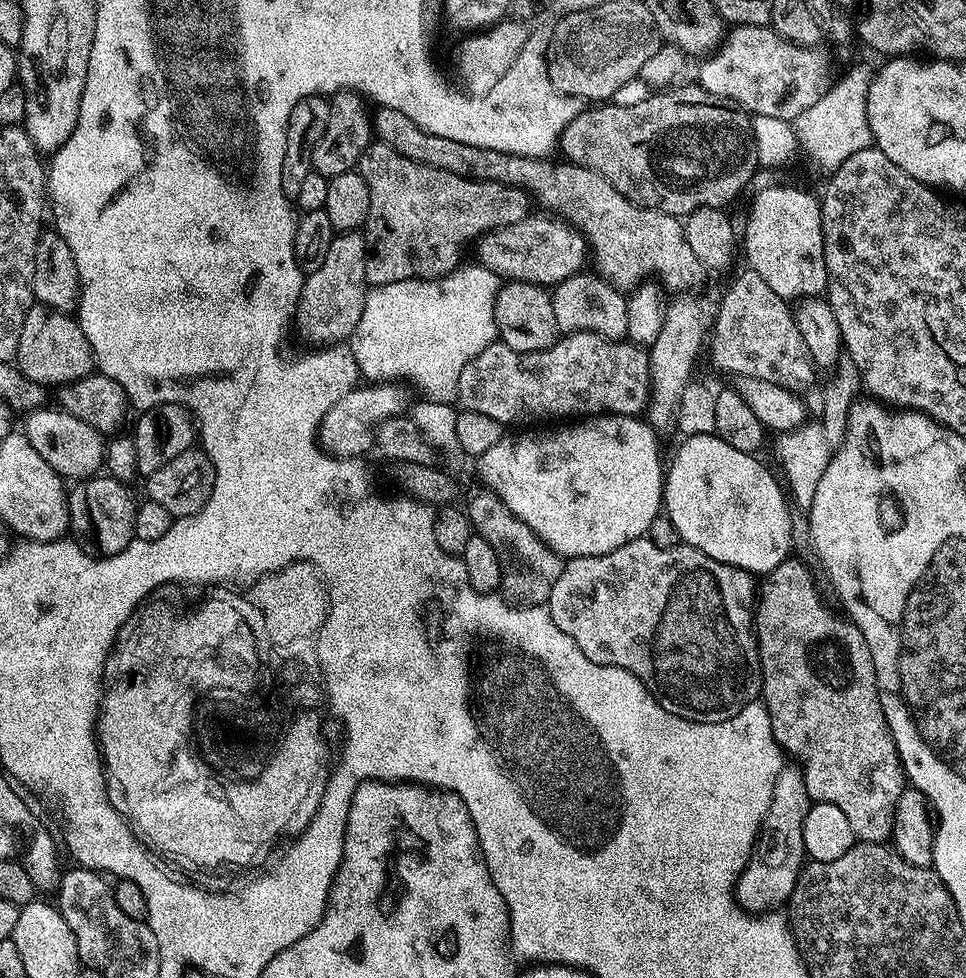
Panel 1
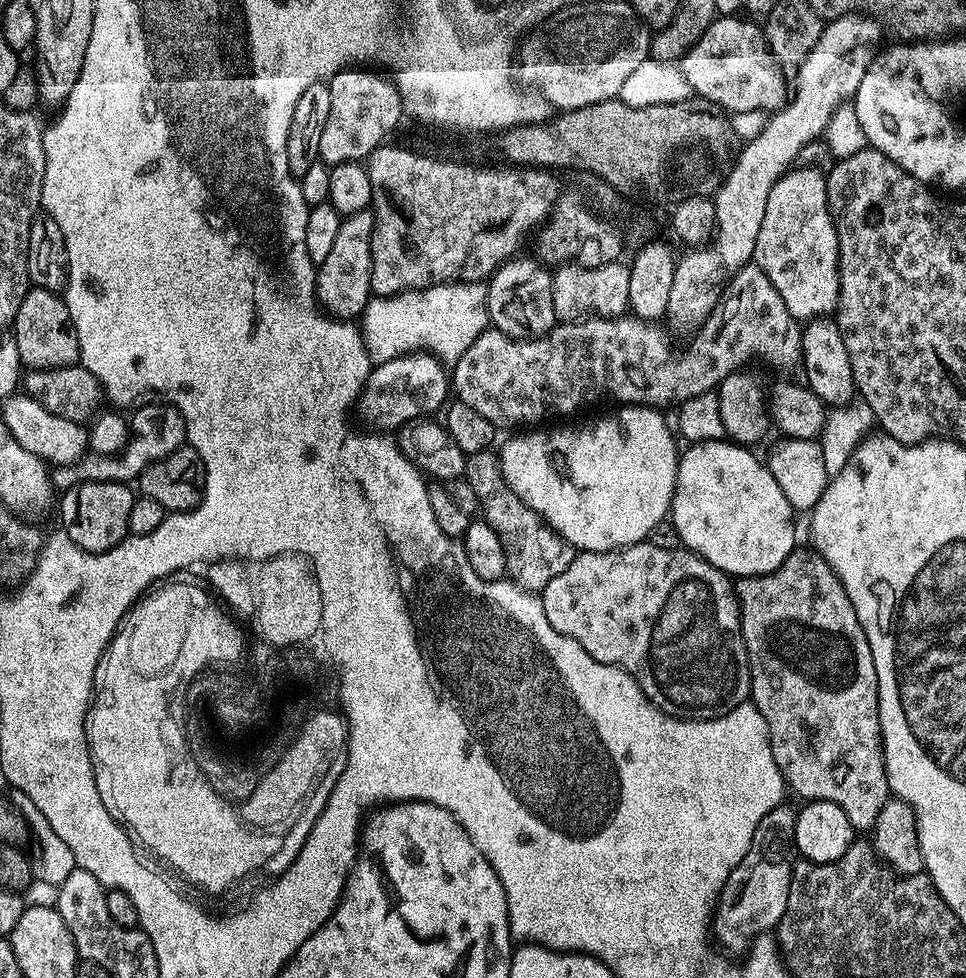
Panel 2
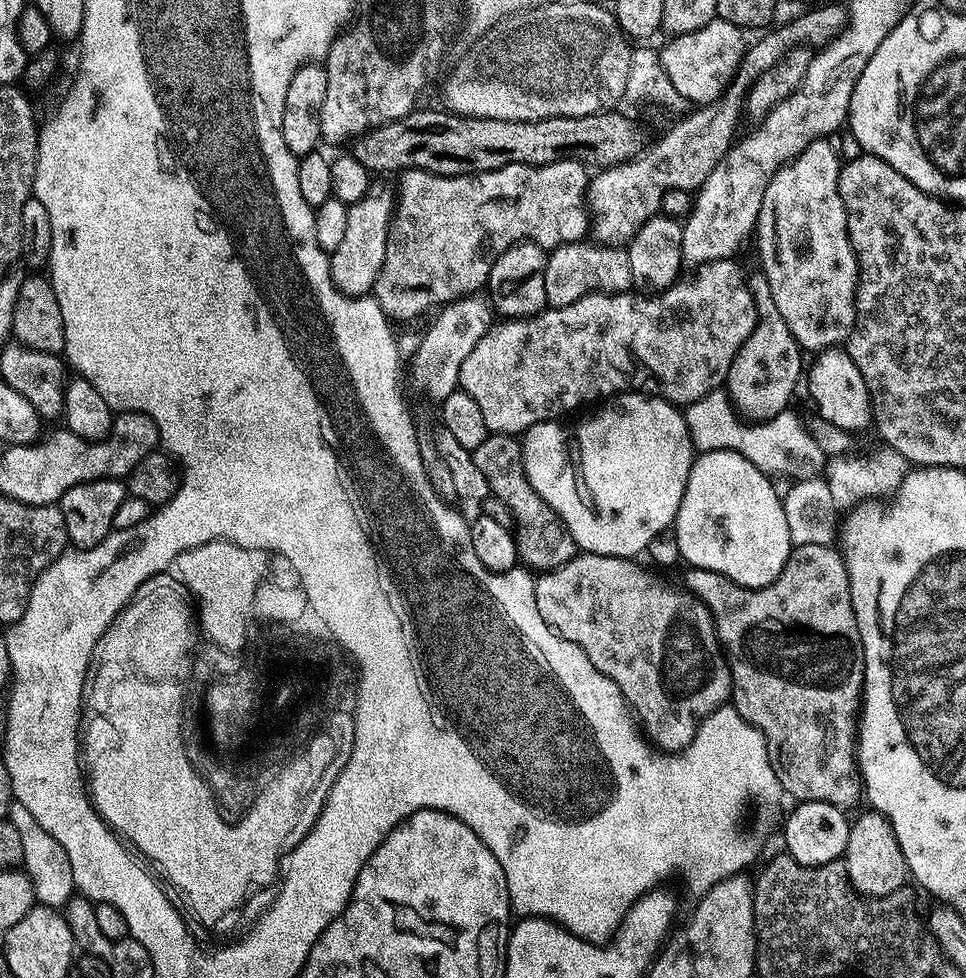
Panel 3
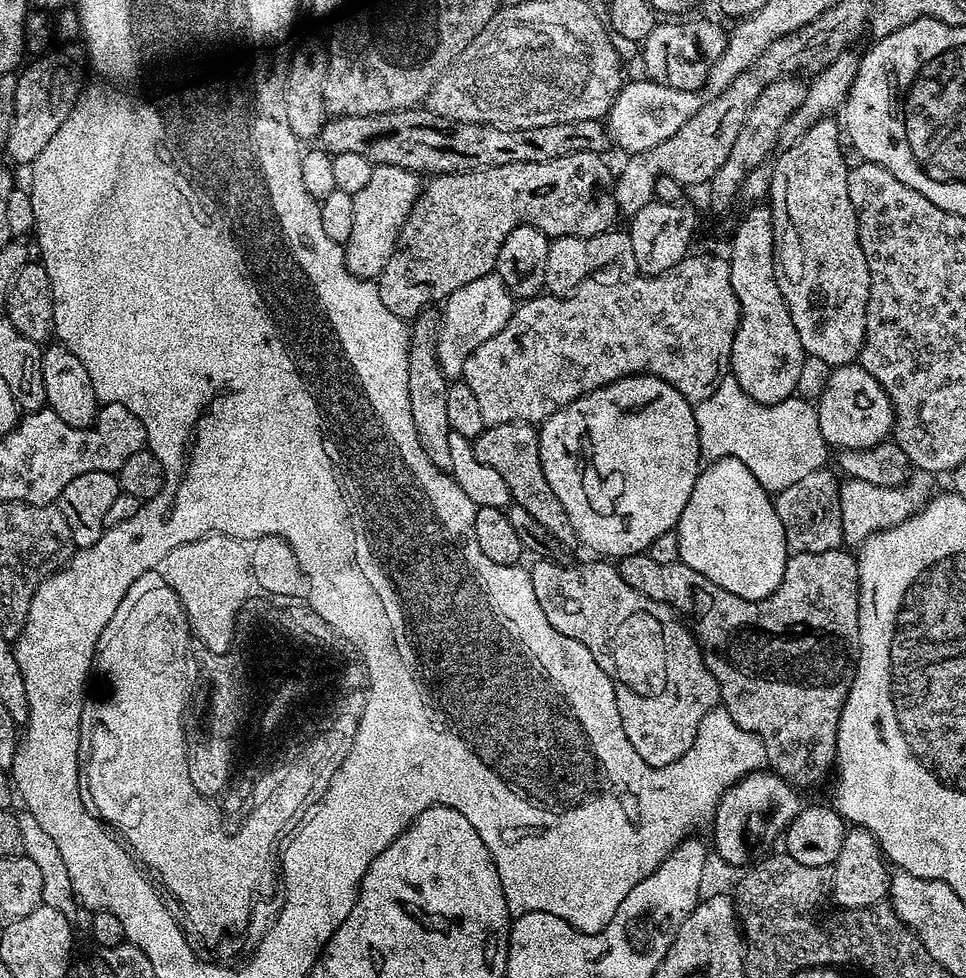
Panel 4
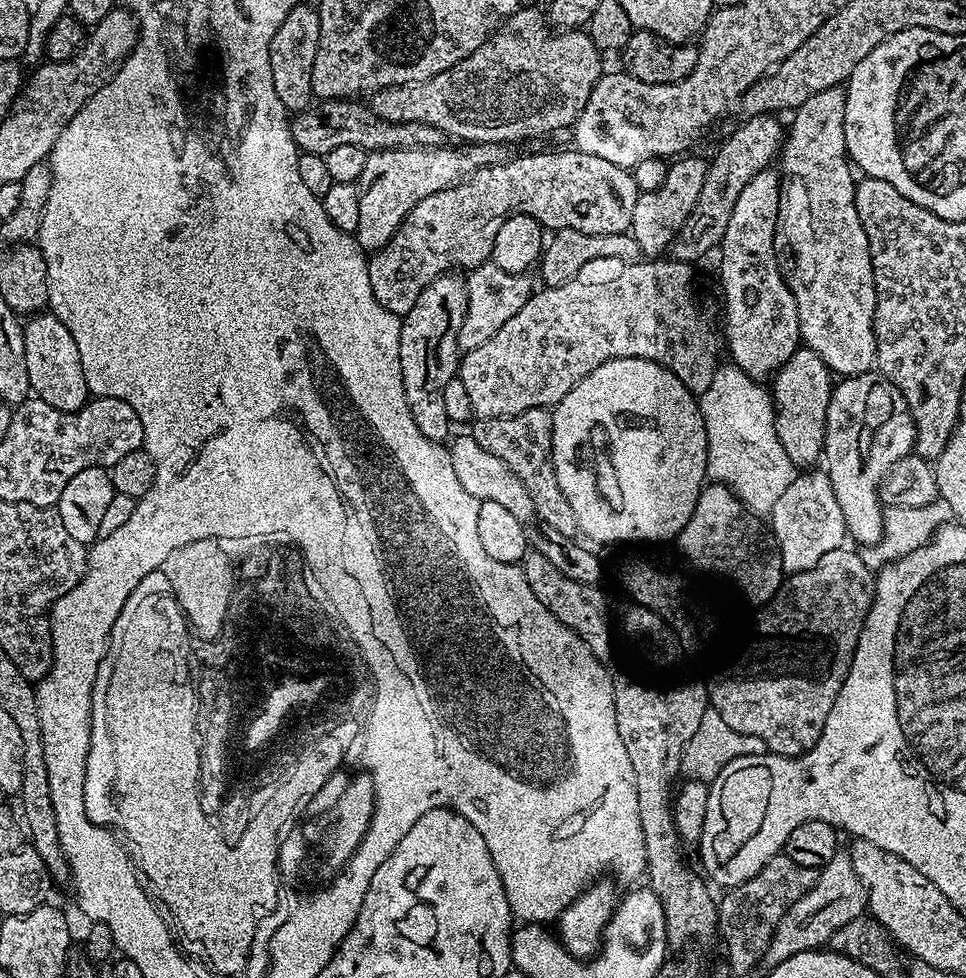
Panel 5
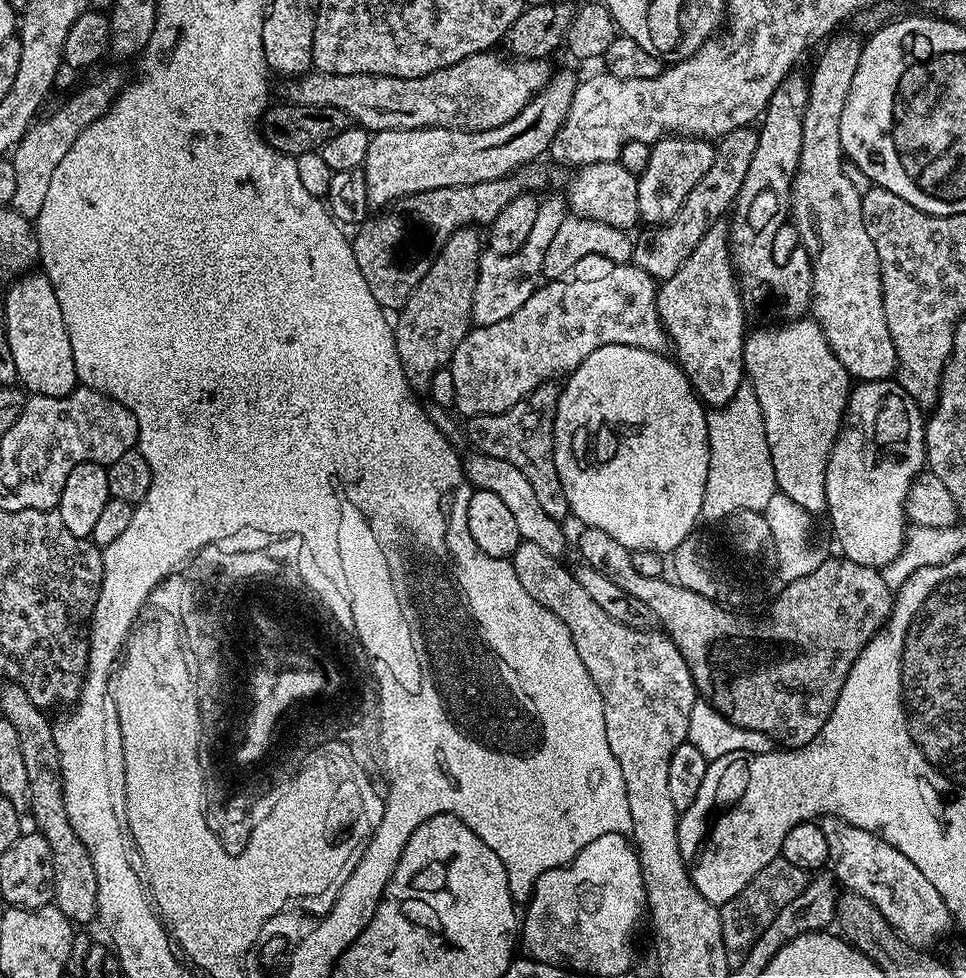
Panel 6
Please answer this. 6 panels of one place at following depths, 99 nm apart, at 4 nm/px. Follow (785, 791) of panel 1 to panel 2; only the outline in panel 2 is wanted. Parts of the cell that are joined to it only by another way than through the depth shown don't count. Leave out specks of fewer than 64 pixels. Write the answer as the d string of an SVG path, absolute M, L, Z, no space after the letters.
M788 807L770 810L770 814L758 822L750 850L746 850L742 862L734 866L730 878L726 878L726 886L722 886L720 897L716 900L710 928L715 943L717 940L728 952L747 953L753 947L751 944L763 932L771 933L775 929L786 910L796 847L794 826L797 814L795 807Z

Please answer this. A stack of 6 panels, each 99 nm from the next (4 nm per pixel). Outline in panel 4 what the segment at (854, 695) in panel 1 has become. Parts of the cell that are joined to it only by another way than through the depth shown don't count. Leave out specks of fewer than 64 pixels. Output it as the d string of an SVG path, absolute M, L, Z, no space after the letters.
M840 548L826 550L822 553L802 553L792 552L785 564L785 574L782 576L782 582L772 594L761 600L743 600L737 594L732 594L722 586L715 585L710 578L704 577L690 566L677 562L675 564L663 564L654 562L645 553L639 552L633 556L623 557L619 561L618 567L620 576L630 582L636 590L654 598L658 602L668 604L676 609L681 617L690 625L692 634L700 643L700 649L704 651L704 661L714 674L714 682L718 682L720 691L720 704L742 726L742 730L752 732L762 743L768 755L767 767L775 772L777 776L783 777L789 784L797 789L805 790L811 784L816 784L819 780L829 779L836 763L836 739L838 738L838 722L842 714L842 706L848 697L848 691L852 685L852 680L856 676L856 659L860 657L860 635L858 634L858 598L860 597L860 575L856 565L857 557L852 556L848 550Z

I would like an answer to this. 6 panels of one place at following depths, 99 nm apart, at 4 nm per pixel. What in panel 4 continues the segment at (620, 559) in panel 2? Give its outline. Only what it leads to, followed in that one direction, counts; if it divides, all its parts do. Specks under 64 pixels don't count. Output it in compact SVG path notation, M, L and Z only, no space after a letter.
M552 558L537 559L535 561L537 564L531 565L530 571L534 582L534 595L538 597L538 606L542 606L542 614L546 614L550 626L554 626L554 630L558 630L558 634L566 634L566 638L574 638L574 642L582 642L582 646L586 646L586 650L590 650L590 654L594 654L594 662L615 684L618 714L622 718L622 730L626 730L626 738L630 742L630 746L634 746L634 750L638 750L638 758L642 758L642 762L655 768L675 764L683 760L684 755L690 750L690 746L698 734L698 726L702 722L702 718L711 708L720 704L718 682L714 682L714 674L710 674L710 670L706 666L704 651L700 649L700 643L693 636L691 627L685 623L676 609L668 604L658 602L654 598L642 594L634 586L630 586L630 582L626 582L626 578L620 576L619 567L615 563L605 562L600 558L592 559L596 560L590 561L589 564L560 564L564 562L557 562Z

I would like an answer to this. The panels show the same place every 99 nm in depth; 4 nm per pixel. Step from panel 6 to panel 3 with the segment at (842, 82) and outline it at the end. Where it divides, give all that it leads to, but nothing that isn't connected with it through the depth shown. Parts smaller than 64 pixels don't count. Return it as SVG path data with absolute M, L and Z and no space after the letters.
M828 138L810 142L802 154L776 171L766 186L754 233L754 244L756 240L760 264L764 267L762 274L770 286L774 306L778 306L782 322L790 326L790 334L794 334L801 349L809 348L812 354L843 345L856 321L856 280L860 271L848 237L846 206L842 206L842 194L838 194L842 159L832 149L832 142Z

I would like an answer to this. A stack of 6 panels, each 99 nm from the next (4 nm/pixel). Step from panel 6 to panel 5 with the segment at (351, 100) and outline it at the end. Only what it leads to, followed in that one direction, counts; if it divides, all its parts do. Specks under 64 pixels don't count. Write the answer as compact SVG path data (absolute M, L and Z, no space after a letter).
M521 6L515 14L507 16L492 37L474 50L474 54L450 66L450 70L442 70L442 74L429 80L371 93L370 110L386 122L429 124L442 130L445 137L457 136L460 142L502 146L506 140L528 140L531 136L556 132L559 128L571 129L586 102L590 102L590 94L605 71L600 56L601 49L596 47L587 31L553 30L541 9L539 12L536 8Z

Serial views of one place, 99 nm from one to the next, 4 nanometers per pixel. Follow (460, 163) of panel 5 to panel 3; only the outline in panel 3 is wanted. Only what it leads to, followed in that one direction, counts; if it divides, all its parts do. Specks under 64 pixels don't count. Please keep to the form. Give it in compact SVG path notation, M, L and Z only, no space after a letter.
M380 182L373 183L358 202L348 205L346 231L338 250L330 253L328 265L334 286L343 296L366 296L375 289L376 279L386 258L386 238L392 221L393 189Z

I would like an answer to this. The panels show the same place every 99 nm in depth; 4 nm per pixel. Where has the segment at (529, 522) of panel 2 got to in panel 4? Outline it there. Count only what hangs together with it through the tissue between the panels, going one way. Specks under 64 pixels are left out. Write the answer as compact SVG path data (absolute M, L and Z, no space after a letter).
M502 422L489 424L477 440L472 441L474 458L478 462L486 462L486 466L494 466L506 486L510 486L512 503L522 506L544 526L549 536L554 537L566 550L577 547L578 541L574 526L570 526L570 518L566 518L566 510L562 510L562 502L558 502L554 490L550 490L550 482L546 482L546 474L542 474L542 458L540 457L540 433L537 425L518 422Z

